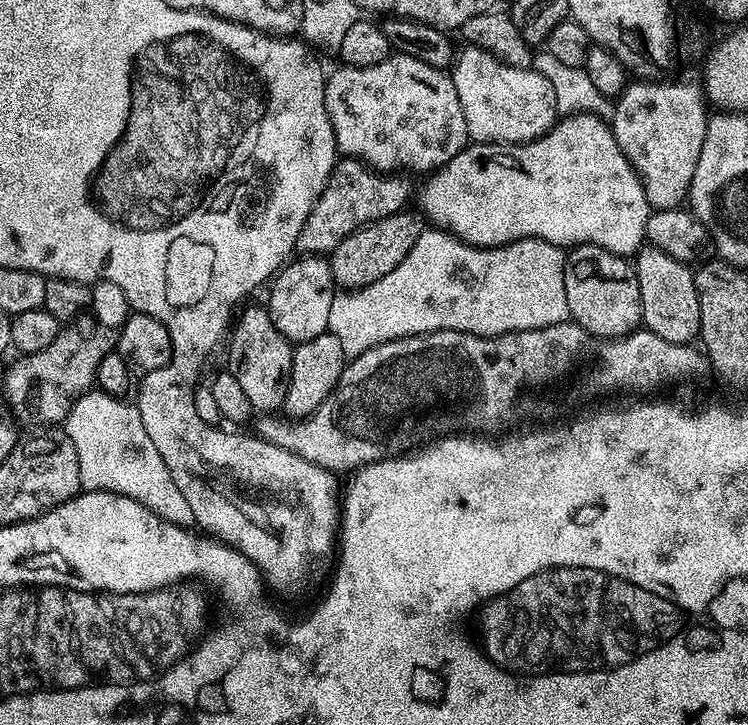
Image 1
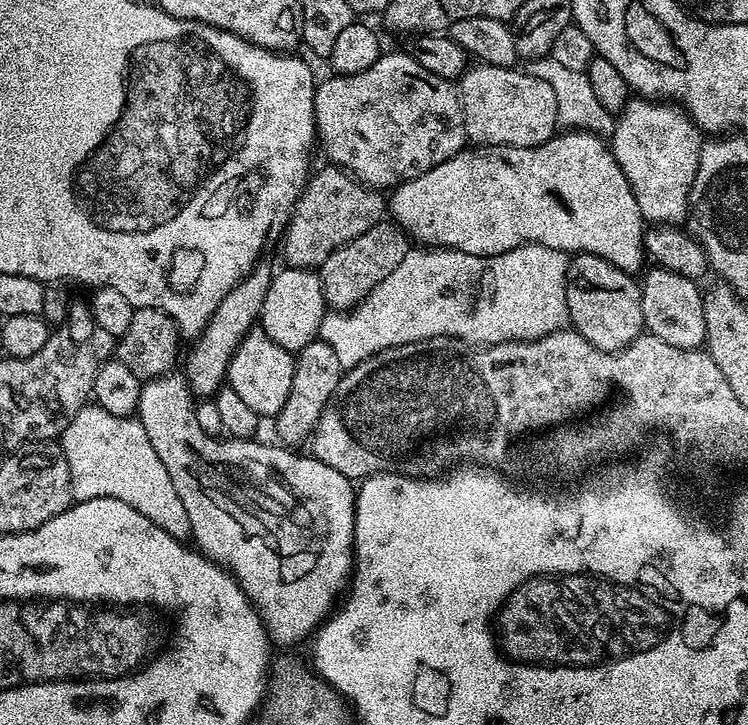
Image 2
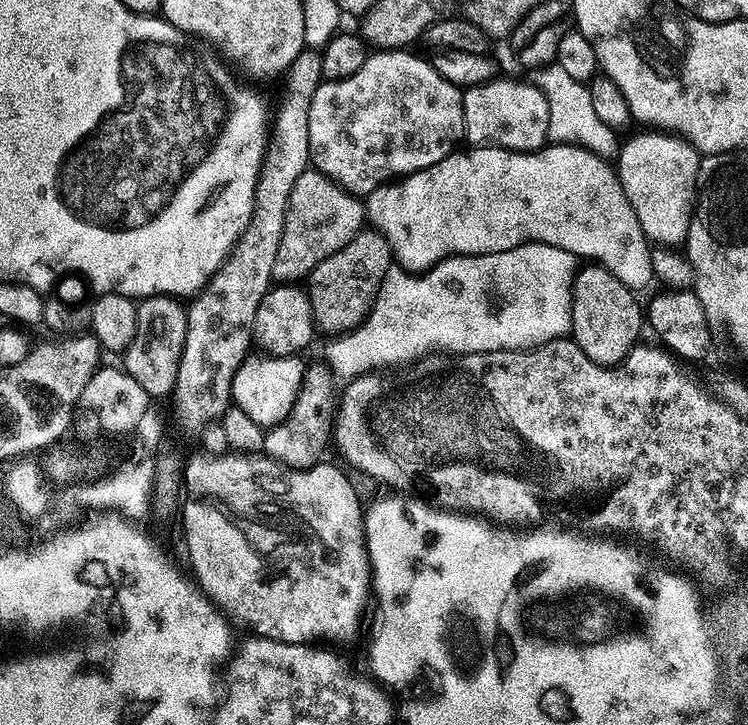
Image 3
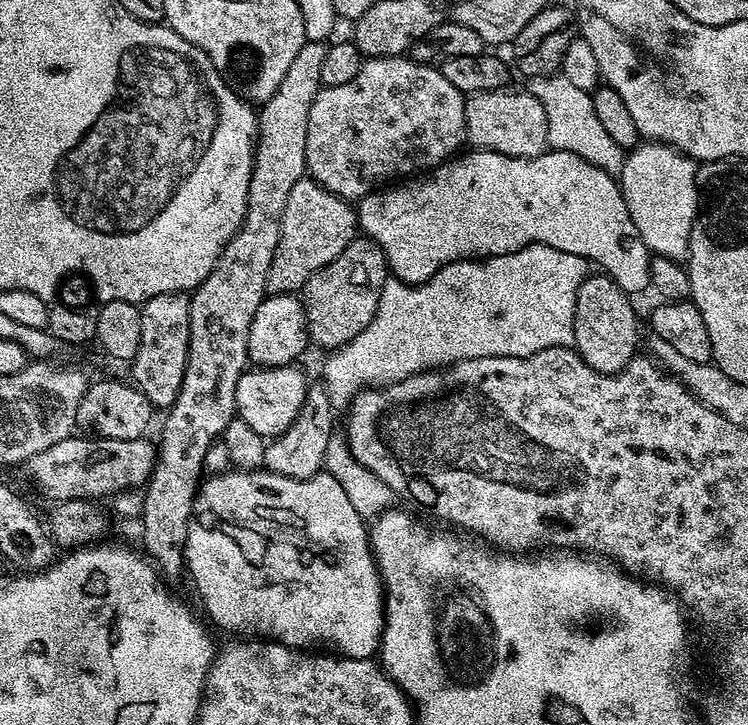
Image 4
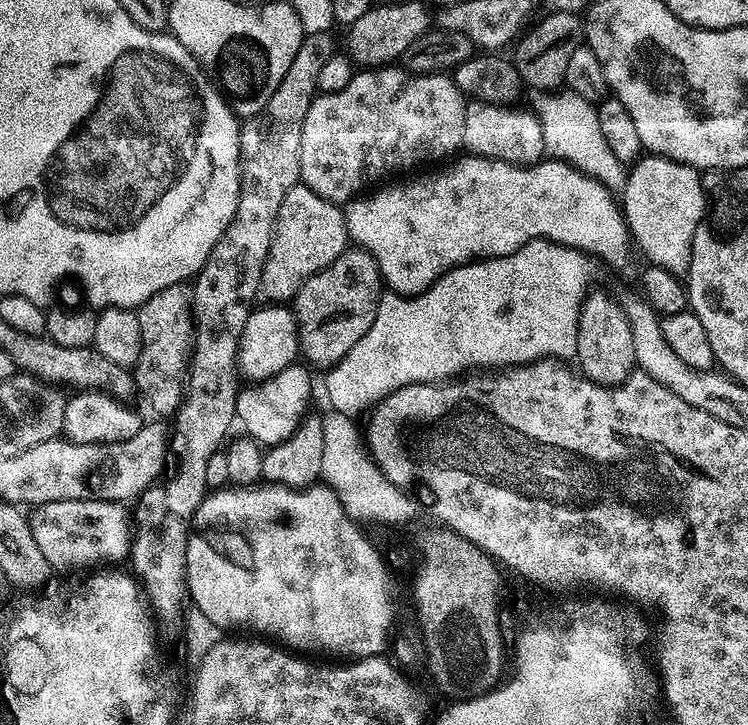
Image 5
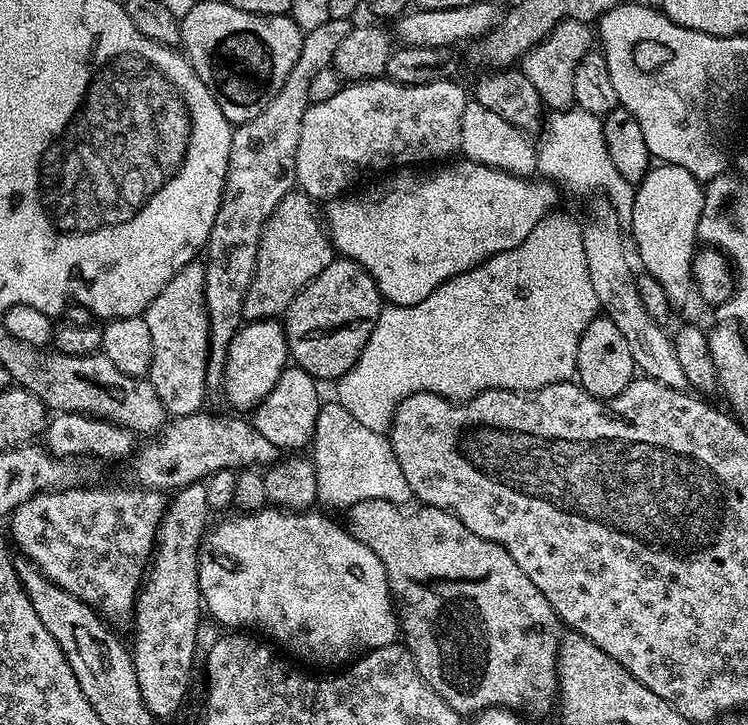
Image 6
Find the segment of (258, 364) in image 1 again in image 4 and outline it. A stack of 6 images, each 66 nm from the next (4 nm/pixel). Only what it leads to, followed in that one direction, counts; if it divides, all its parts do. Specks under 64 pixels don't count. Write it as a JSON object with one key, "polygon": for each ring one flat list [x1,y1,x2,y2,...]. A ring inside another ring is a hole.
{"polygon":[[296,364,277,368,249,367,238,378,236,416,262,437,280,436,292,425,294,418,298,418,309,387,310,380]]}

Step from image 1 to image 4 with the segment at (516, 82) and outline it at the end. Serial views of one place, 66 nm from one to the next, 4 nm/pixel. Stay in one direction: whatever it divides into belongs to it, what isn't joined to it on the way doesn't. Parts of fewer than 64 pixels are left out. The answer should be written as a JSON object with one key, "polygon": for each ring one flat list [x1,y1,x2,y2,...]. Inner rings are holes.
{"polygon":[[526,90,508,91,475,92,465,99,467,143,476,150,518,158,534,158,549,151,546,111,542,102]]}

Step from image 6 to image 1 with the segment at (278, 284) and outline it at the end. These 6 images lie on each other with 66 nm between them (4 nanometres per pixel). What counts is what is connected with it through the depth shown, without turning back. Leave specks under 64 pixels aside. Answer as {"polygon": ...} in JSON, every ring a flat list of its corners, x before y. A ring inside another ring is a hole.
{"polygon":[[351,158,337,159,332,167,330,178,310,214,302,226,299,251,304,254,330,254,354,230,363,224,386,218,395,212,403,212,409,207,408,199,413,199,414,184,408,180,399,180,396,174,381,174,361,160]]}

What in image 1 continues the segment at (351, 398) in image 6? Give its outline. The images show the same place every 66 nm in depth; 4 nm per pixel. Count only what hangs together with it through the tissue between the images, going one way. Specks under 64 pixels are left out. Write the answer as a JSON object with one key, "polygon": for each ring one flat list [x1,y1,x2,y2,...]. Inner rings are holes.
{"polygon":[[432,226,421,231,410,254,406,254,386,278,378,278,378,282,370,282,365,288,340,290,333,295,328,331,342,344,345,357,351,358,391,340,438,330,501,336,507,332,562,324,569,319,564,281,565,255,565,249,545,240,516,240,497,248,475,248]]}

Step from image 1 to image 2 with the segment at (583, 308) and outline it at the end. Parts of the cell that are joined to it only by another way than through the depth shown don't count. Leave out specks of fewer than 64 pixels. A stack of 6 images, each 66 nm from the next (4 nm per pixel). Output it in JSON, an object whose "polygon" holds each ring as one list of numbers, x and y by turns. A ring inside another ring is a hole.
{"polygon":[[589,252,573,255,568,261,566,306,575,332,582,334,590,346,598,346,603,352,621,352,645,331,637,277]]}

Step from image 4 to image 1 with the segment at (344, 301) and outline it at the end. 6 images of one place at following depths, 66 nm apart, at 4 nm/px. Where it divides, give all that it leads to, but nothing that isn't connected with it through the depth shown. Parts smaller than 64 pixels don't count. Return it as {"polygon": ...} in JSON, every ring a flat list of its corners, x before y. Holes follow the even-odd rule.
{"polygon":[[405,210,386,218,378,218,374,222,363,224,358,230,342,238,342,242,338,242,338,246,330,253,330,263,332,279,341,289,365,288,370,286,370,282,378,282,378,278,386,278,386,274,390,274,390,270,394,270,394,266,398,266,398,262,402,262,402,258,410,254,422,231,421,217,413,212]]}

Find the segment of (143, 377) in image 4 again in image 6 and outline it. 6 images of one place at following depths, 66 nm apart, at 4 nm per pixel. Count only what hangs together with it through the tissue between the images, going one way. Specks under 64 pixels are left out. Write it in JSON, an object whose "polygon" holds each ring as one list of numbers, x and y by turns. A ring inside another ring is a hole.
{"polygon":[[193,262,182,266,170,282,148,303,142,315,146,326,150,326,150,342,152,343,152,361,147,380,158,390,158,398,162,398,162,406,168,411,169,417,192,416,205,407,204,395,210,392,208,387,208,311,206,310,206,274,204,264]]}

